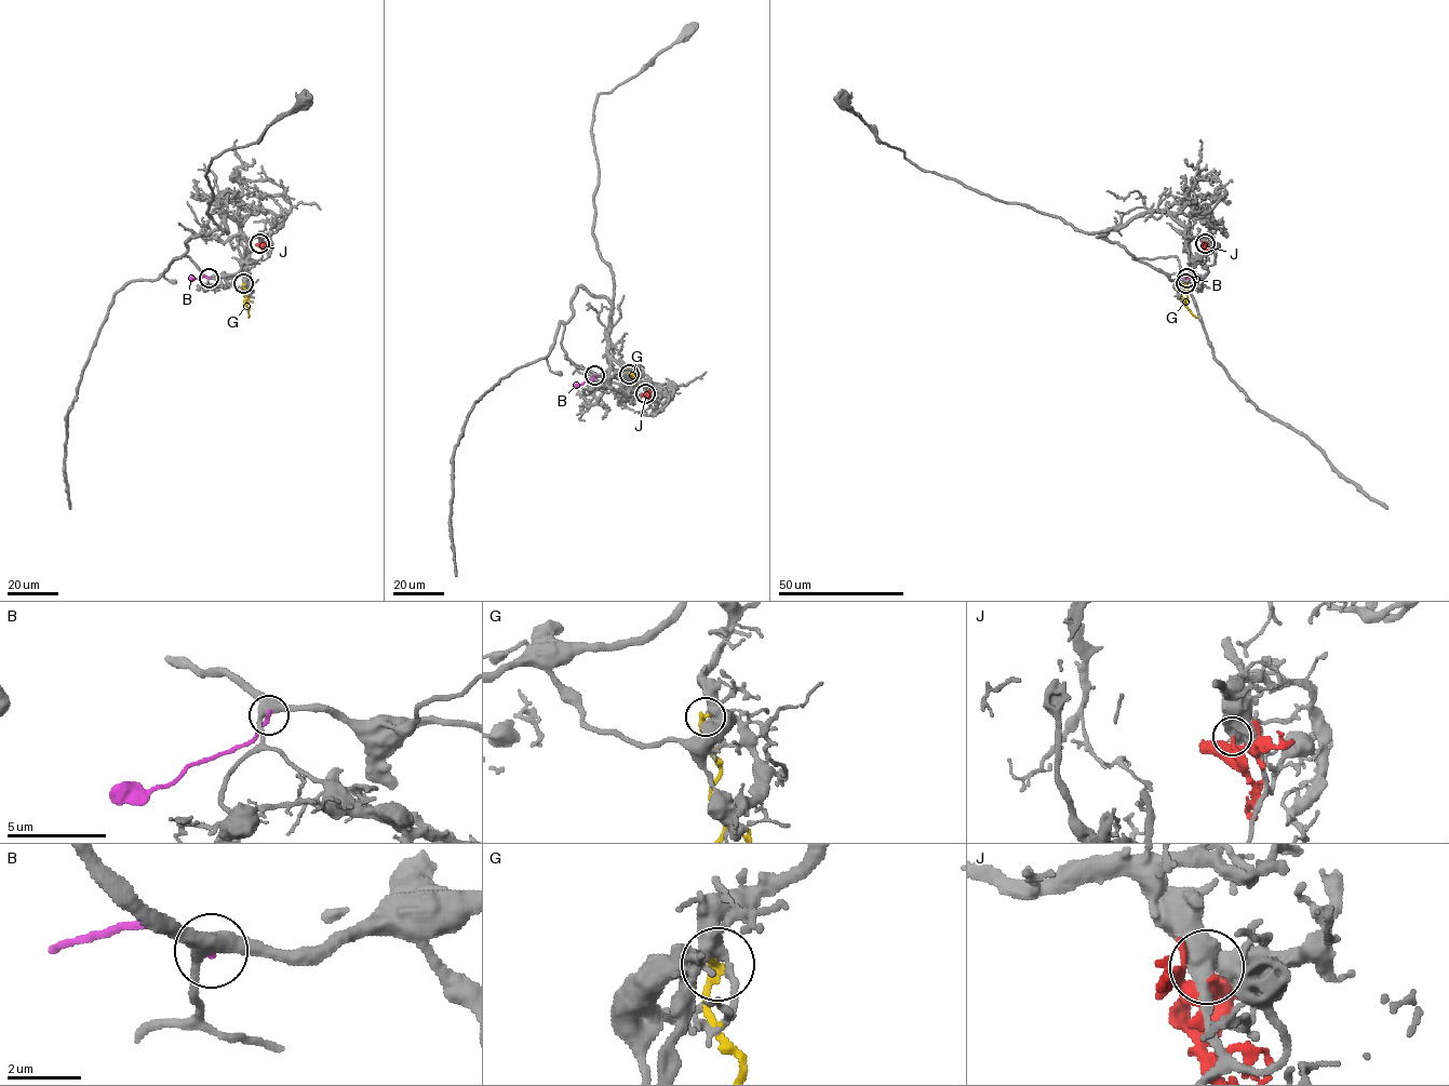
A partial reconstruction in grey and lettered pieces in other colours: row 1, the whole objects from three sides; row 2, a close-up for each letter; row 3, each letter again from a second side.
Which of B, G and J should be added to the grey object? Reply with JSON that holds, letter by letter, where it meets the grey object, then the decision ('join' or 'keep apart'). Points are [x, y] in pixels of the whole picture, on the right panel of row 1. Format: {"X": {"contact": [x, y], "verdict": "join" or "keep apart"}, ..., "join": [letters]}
{"B": {"contact": [1186, 278], "verdict": "keep apart"}, "G": {"contact": [1185, 283], "verdict": "keep apart"}, "J": {"contact": [1205, 243], "verdict": "keep apart"}, "join": []}

